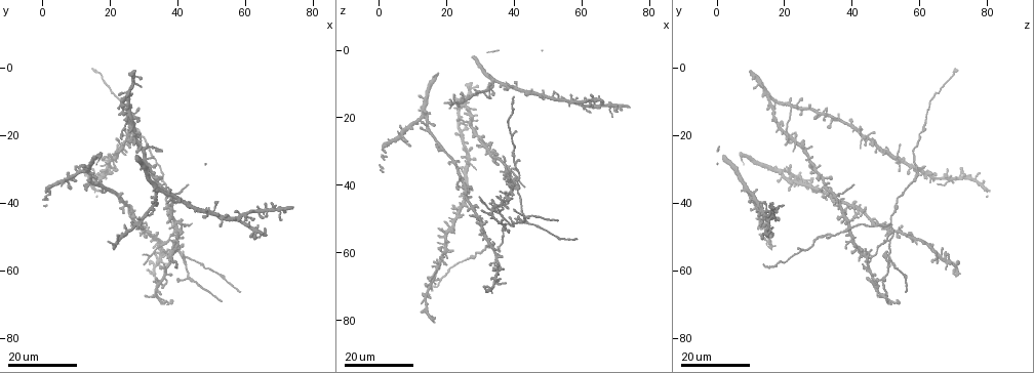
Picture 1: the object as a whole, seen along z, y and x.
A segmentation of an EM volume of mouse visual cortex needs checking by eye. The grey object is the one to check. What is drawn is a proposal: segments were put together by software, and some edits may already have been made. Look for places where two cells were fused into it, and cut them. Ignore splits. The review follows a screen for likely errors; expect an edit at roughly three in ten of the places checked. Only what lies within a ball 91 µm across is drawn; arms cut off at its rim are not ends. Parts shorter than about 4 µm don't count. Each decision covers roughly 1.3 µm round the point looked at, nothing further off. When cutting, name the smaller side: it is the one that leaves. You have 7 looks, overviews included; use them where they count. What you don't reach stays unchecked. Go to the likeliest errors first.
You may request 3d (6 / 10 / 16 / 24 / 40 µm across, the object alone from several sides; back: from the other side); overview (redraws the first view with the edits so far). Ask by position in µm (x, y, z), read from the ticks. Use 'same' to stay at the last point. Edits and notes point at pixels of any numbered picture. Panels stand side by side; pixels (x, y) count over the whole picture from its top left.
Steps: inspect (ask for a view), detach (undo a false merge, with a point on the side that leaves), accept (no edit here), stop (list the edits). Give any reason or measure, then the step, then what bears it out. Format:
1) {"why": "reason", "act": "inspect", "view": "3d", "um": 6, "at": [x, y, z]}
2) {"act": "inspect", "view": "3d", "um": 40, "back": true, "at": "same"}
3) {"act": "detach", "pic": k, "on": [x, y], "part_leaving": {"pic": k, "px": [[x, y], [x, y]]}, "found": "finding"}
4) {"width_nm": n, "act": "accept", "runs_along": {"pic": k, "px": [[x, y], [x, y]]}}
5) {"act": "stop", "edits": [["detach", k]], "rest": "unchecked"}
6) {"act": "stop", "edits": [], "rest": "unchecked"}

{"why": "four-way junction", "act": "inspect", "view": "3d", "um": 16, "at": [40.0, 47.5, 38.5]}

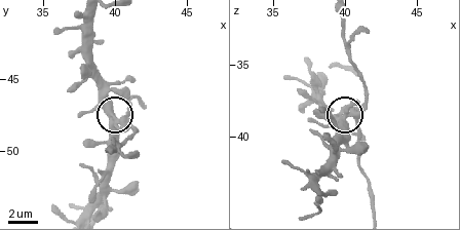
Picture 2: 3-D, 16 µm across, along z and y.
{"act": "inspect", "view": "3d", "um": 10, "at": [40.6, 47.8, 38.4]}

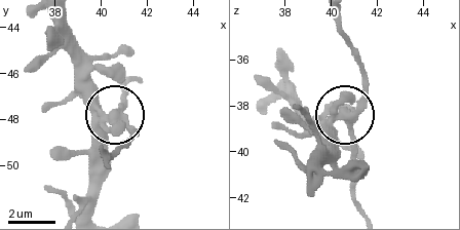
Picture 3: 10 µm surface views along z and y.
{"act": "inspect", "view": "3d", "um": 6, "at": [40.5, 47.9, 38.4]}

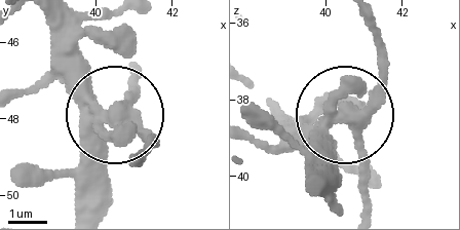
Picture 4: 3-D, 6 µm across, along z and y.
{"act": "accept", "found": "one cell here"}

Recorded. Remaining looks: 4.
{"why": "four or more arms meet", "act": "inspect", "view": "3d", "um": 16, "at": [15.0, 33.5, 69.5]}

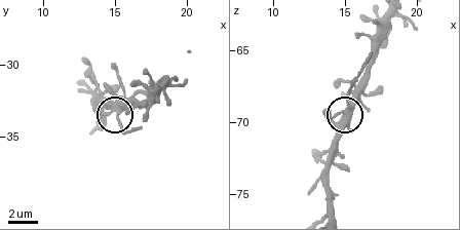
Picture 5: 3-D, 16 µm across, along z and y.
{"act": "inspect", "view": "3d", "um": 6, "at": [15.4, 33.2, 69.0]}

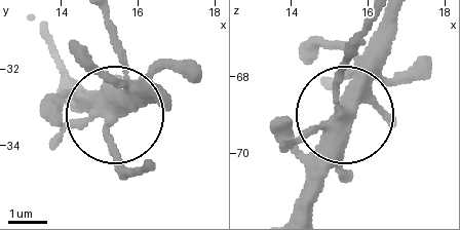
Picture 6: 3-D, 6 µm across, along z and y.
{"arms": 5, "act": "accept", "found": "all the same cell"}

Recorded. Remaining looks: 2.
{"why": "two arms in line, one across", "act": "inspect", "view": "3d", "um": 24, "at": [39.0, 53.5, 25.5]}

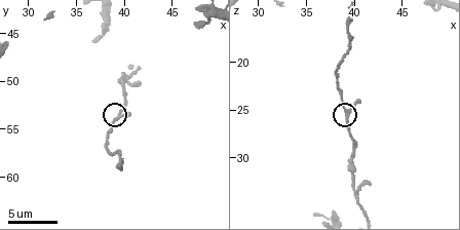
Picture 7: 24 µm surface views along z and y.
{"act": "inspect", "view": "3d", "um": 6, "at": [39.0, 54.0, 24.8]}

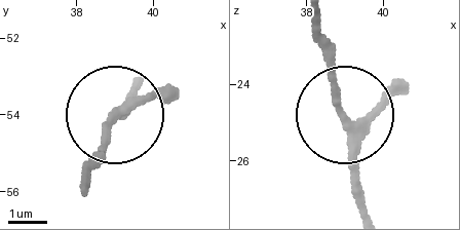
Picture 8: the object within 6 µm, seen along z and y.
{"width_nm": 230, "act": "accept", "runs_along": {"pic": 8, "px": [[362, 204], [356, 136], [330, 50]]}, "found": "all the same cell"}

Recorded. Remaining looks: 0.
{"act": "stop", "edits": [], "rest": "unchecked"}

